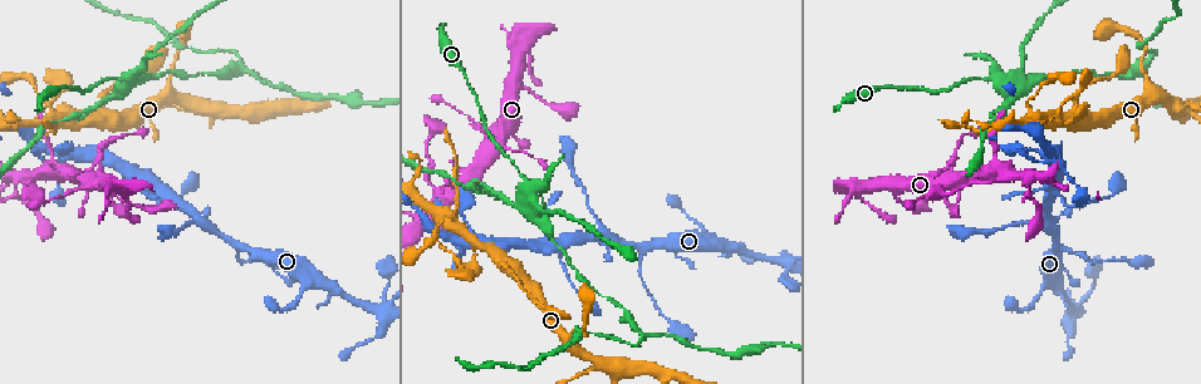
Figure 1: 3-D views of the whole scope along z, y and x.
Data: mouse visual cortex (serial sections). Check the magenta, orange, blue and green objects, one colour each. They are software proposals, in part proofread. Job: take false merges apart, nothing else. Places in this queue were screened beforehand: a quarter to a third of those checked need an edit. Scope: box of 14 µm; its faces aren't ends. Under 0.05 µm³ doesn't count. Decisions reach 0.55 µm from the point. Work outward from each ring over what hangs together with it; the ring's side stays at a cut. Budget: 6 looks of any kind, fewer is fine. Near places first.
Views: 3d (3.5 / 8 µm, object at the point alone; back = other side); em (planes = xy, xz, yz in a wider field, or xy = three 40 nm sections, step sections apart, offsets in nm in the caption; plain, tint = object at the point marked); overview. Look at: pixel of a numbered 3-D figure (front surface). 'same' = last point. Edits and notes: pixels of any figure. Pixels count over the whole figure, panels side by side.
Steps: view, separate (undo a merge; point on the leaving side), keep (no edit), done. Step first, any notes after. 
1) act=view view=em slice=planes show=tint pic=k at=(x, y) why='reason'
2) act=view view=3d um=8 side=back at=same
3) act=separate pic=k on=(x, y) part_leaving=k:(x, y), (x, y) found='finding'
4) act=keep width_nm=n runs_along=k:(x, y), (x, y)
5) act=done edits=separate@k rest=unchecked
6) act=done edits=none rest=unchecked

act=view view=em slice=xy step=5 show=tint pic=1 at=(954, 161) why='thick turns thin'

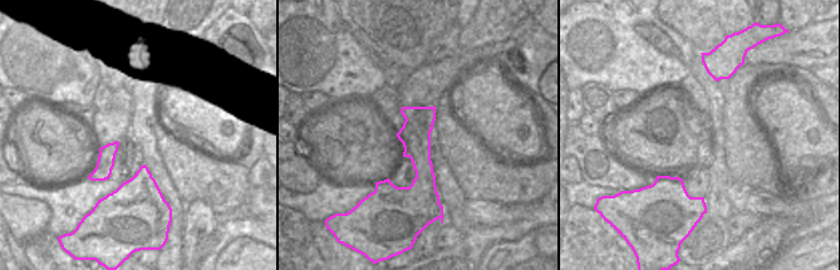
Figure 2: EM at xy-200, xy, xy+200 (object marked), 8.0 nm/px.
act=view view=3d um=3.5 at=same

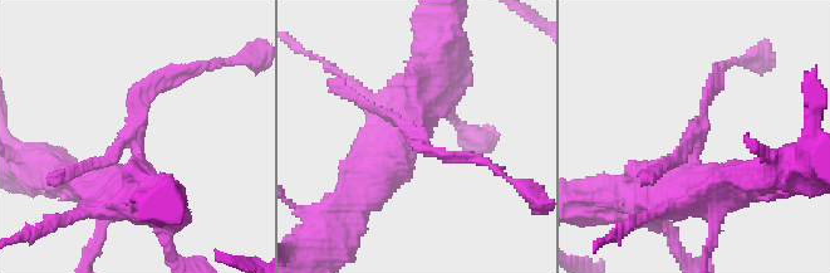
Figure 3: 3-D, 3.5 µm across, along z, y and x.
act=separate pic=3 on=(133, 97) part_leaving=3:(138, 152), (142, 89), (192, 67) found='a second cell is stuck on'

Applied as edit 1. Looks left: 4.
act=view view=overview why='redraw'

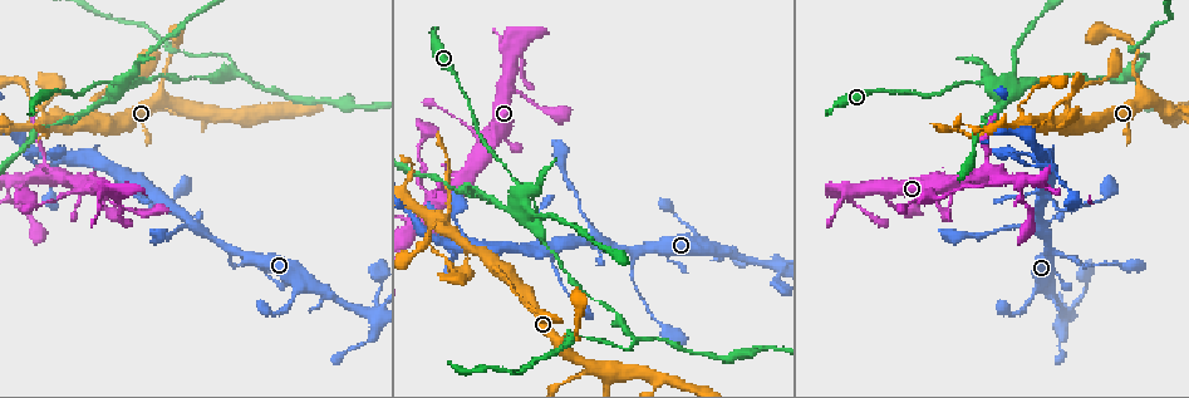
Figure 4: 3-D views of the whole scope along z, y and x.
act=view view=3d um=3.5 pic=4 at=(1003, 83)

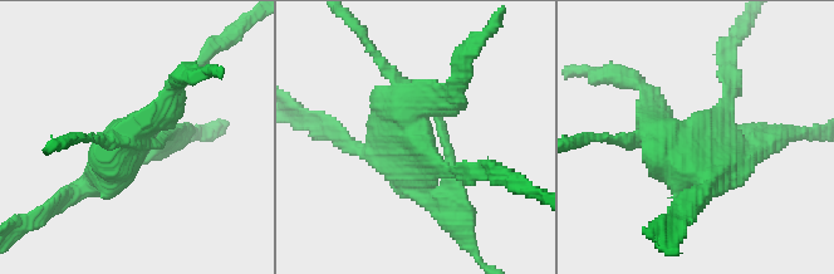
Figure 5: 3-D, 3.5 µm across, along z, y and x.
act=view view=em slice=xy step=1 show=tint pic=5 at=(417, 134)

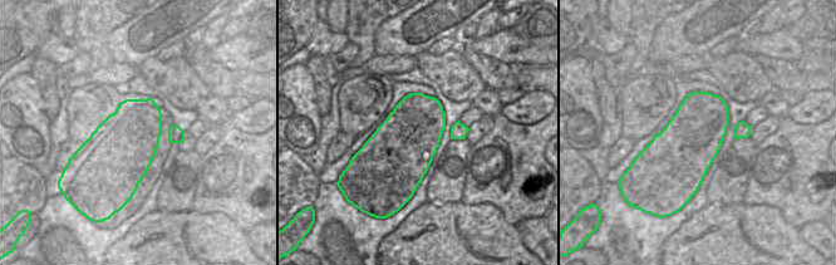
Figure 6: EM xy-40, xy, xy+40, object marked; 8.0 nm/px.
act=separate pic=5 on=(666, 166) part_leaving=5:(639, 137), (697, 160), (752, 156) found='two cells meet here'

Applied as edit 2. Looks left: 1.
act=done edits=separate@3,separate@5 rest=unchecked

